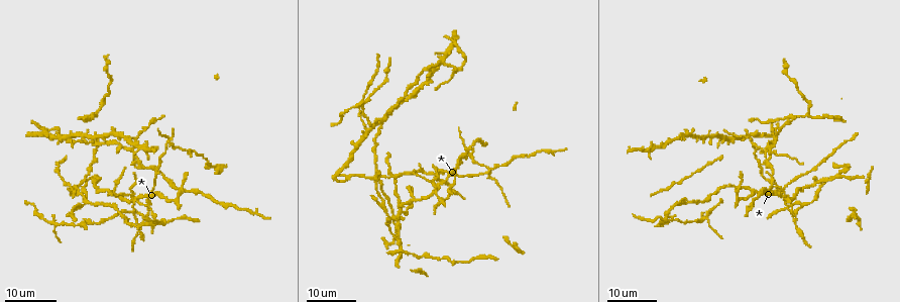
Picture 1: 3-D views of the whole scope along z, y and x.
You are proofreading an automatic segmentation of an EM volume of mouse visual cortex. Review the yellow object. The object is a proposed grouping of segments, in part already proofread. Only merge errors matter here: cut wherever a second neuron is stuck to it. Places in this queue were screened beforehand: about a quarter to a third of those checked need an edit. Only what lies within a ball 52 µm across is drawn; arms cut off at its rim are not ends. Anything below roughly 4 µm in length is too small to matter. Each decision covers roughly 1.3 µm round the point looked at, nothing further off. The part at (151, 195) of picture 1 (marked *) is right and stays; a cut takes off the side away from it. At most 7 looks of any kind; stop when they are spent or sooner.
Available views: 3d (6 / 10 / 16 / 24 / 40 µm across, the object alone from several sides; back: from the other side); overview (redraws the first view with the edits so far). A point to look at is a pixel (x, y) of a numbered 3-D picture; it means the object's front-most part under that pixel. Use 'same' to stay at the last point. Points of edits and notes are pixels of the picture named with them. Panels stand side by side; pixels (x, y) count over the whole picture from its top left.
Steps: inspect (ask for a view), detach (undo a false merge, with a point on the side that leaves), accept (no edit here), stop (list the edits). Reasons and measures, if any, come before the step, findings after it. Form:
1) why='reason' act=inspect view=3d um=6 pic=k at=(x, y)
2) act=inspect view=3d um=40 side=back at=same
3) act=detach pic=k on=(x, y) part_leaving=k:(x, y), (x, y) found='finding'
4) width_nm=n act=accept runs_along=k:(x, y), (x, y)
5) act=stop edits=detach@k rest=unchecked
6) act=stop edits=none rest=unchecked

why='three arms meet' act=inspect view=3d um=24 pic=1 at=(396, 239)

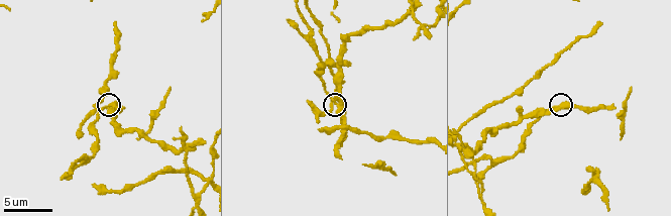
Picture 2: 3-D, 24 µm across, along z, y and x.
act=inspect view=3d um=6 pic=2 at=(337, 108)

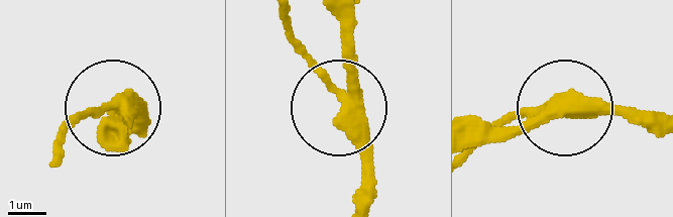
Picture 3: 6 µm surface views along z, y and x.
side_arm_um=20 arms=3 act=accept found='all the same neuron'

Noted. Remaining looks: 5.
why='four arms meet' act=inspect view=3d um=24 pic=1 at=(375, 123)

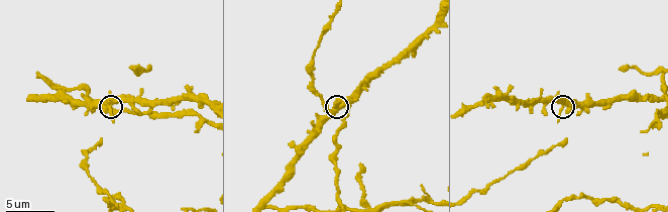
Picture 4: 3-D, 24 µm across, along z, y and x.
why='zoom in' act=inspect view=3d um=6 pic=4 at=(564, 103)

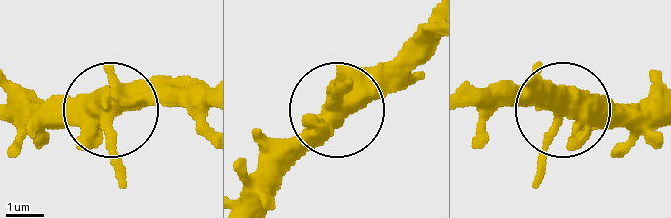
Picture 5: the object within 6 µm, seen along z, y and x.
width_nm=420 act=accept runs_along=5:(16, 102), (65, 111), (171, 102), (206, 127) found='continuous, no second neuron'

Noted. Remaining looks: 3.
why='branch point' act=inspect view=3d um=16 pic=1 at=(458, 68)

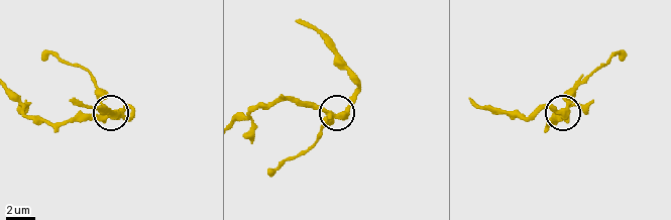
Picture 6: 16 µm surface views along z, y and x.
why='closer look' act=inspect view=3d um=10 pic=6 at=(567, 115)

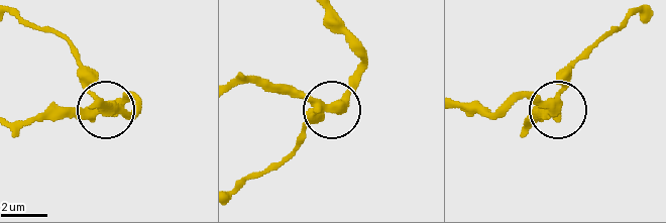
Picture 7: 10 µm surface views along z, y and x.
side_arm_um=8 arms=3 act=detach pic=7 on=(311, 123) found='a second neuron is stuck on'

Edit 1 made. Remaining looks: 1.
act=stop edits=detach@7 rest=unchecked

